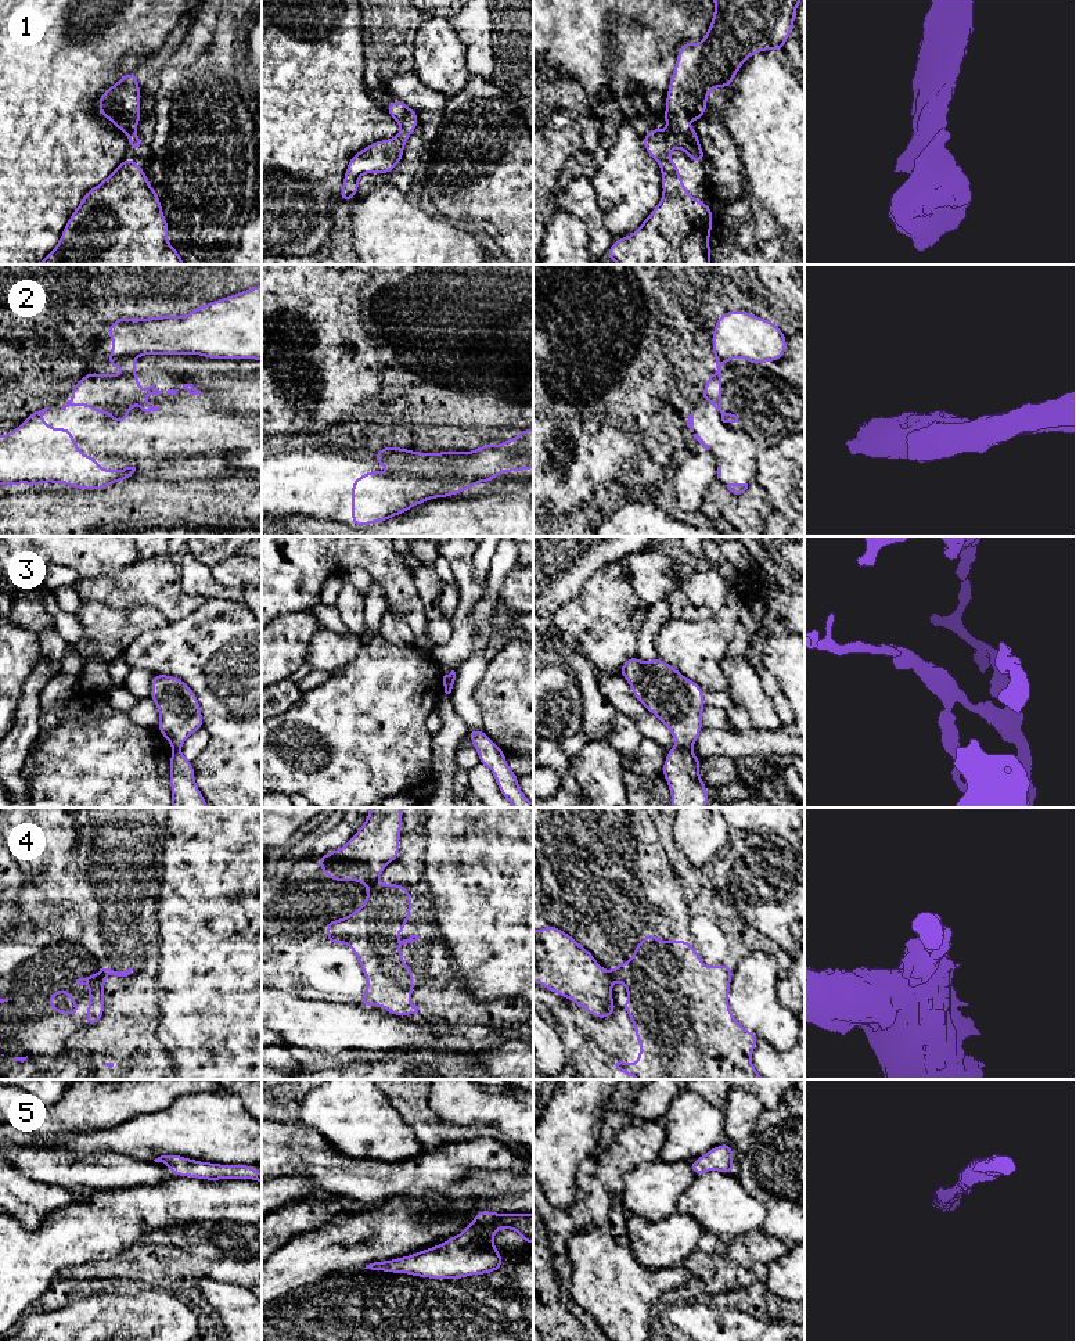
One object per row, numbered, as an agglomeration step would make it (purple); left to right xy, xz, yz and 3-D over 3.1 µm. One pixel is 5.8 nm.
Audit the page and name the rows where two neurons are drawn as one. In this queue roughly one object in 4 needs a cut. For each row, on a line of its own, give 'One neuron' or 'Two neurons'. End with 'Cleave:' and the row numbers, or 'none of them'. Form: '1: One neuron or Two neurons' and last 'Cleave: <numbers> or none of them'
1: One neuron
2: Two neurons
3: Two neurons
4: One neuron
5: One neuron
Cleave: 2, 3

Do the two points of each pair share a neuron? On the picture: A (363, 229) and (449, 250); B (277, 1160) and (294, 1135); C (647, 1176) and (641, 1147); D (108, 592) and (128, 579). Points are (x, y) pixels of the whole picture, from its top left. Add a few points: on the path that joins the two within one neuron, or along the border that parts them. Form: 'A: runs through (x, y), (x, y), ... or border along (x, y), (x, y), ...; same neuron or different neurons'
A: runs through (384, 229), (405, 250), (428, 250); same neuron
B: runs through (279, 1154), (292, 1140); same neuron
C: border along (658, 1158), (630, 1169), (625, 1175), (623, 1187); different neurons
D: runs through (112, 590), (123, 582); same neuron

